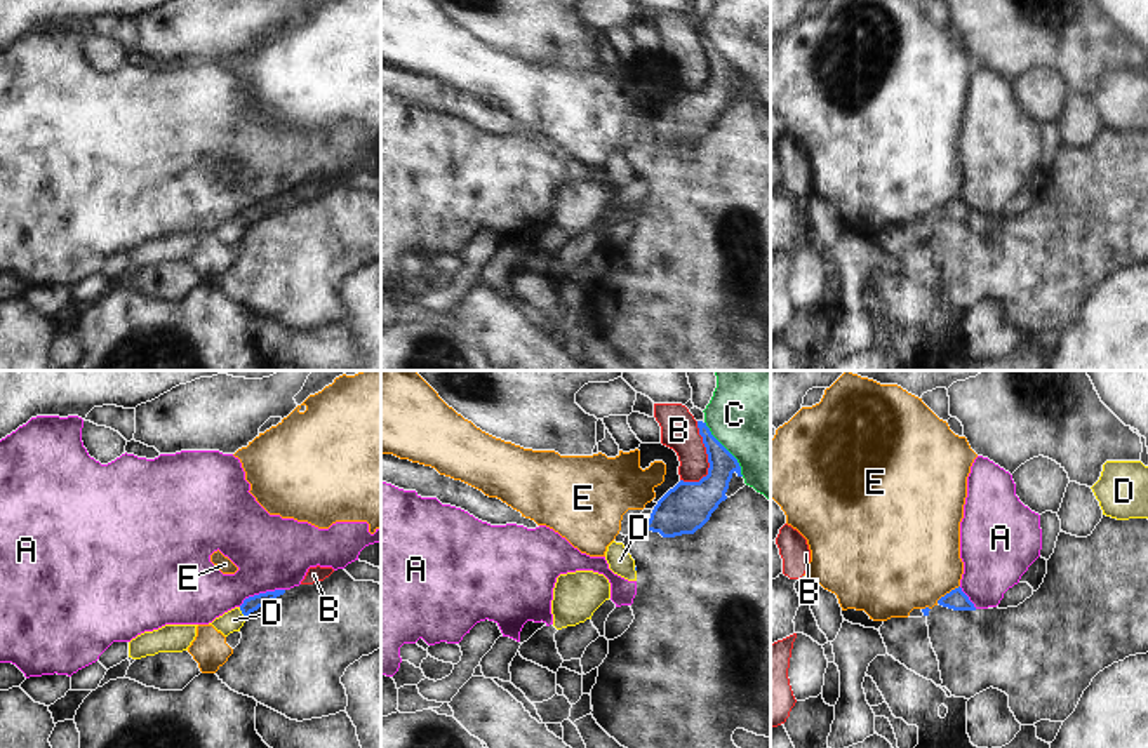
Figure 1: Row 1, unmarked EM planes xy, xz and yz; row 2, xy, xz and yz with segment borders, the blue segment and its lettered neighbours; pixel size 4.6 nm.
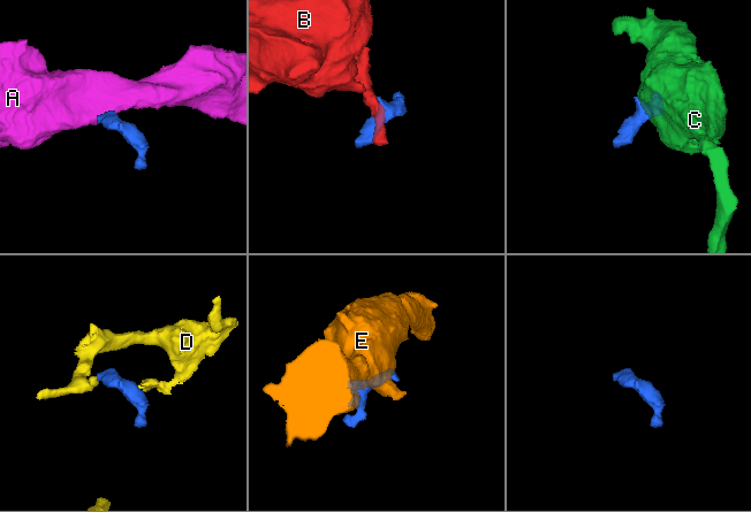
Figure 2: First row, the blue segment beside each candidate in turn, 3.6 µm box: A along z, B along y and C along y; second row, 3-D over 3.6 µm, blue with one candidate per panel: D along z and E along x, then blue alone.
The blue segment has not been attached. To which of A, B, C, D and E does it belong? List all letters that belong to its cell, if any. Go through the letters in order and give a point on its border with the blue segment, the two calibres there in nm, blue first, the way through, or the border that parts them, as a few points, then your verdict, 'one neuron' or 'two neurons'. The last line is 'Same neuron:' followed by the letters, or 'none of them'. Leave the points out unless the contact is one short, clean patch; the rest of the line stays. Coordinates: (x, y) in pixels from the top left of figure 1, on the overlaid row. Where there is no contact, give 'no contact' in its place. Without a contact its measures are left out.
A: meets blue in xy at (261, 594); 70 nm thick on the blue side, 340 nm on the other; border along xy (284, 588), (249, 595), (239, 606); two neurons
B: meets blue in xz at (708, 460); 220 nm thick on the blue side, 180 nm on the other; two neurons
C: meets blue in xz at (726, 449); 160 nm thick on the blue side, 500 nm on the other; two neurons
D: meets blue in xy at (242, 613); 70 nm thick on the blue side, 100 nm on the other; runs through xy (251, 604), (242, 613), (233, 620); one neuron
E: meets blue in yz at (947, 594); 90 nm thick on the blue side, 480 nm on the other; border along yz (959, 585), (936, 602); two neurons
Same neuron: D

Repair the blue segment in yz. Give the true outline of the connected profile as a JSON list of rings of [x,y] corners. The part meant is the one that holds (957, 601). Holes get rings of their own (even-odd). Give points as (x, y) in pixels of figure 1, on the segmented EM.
[[[960,586],[941,597],[938,604],[953,611],[976,611],[974,604]]]

